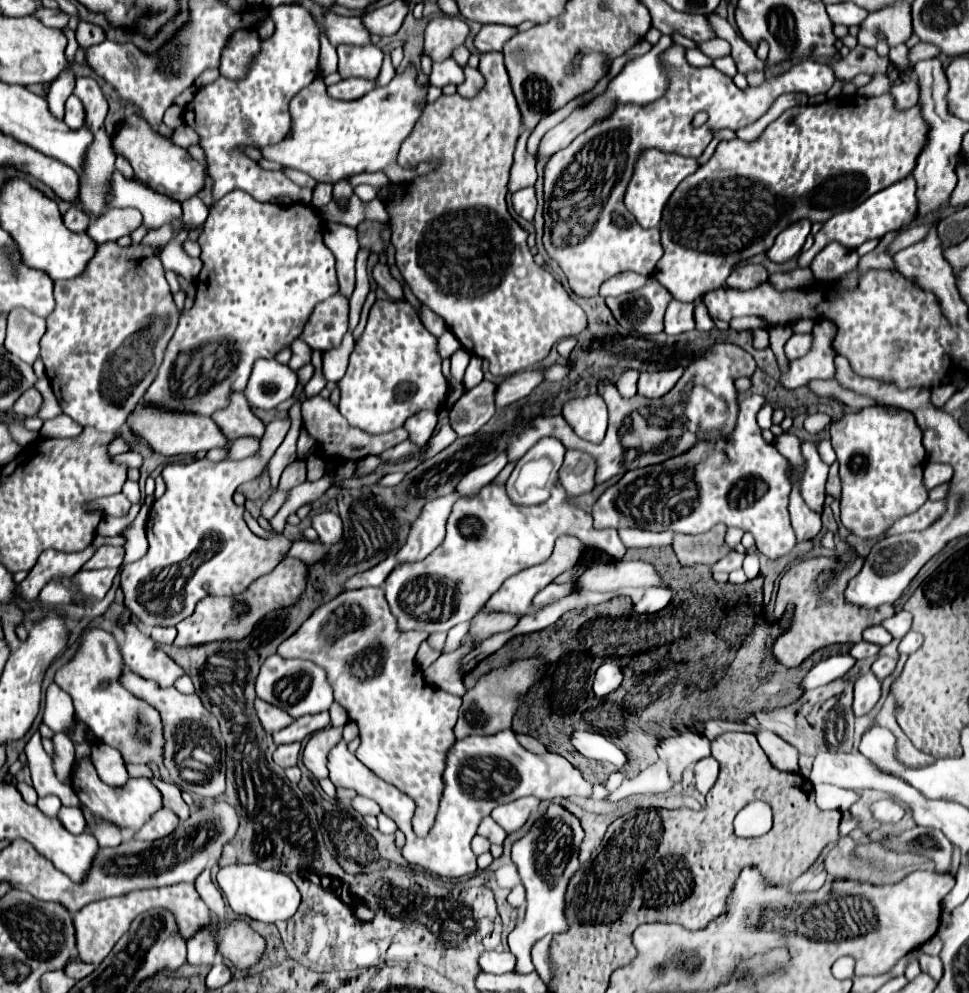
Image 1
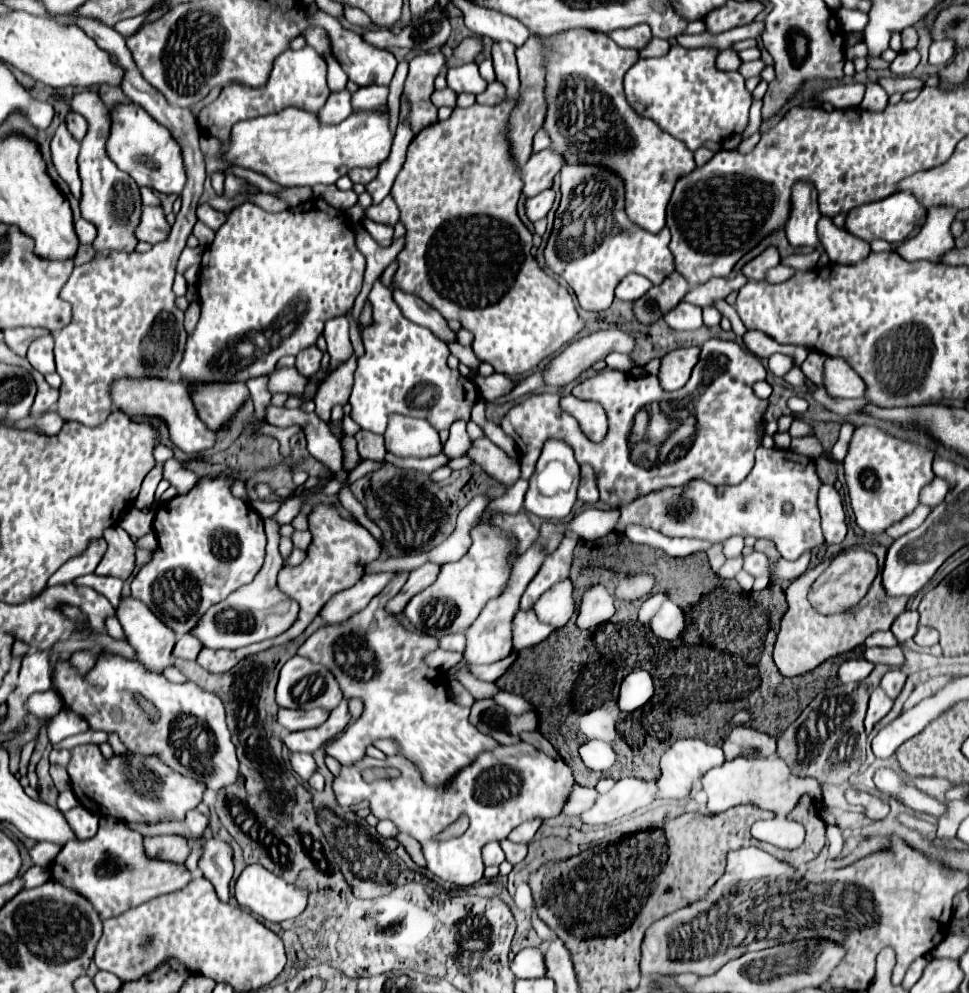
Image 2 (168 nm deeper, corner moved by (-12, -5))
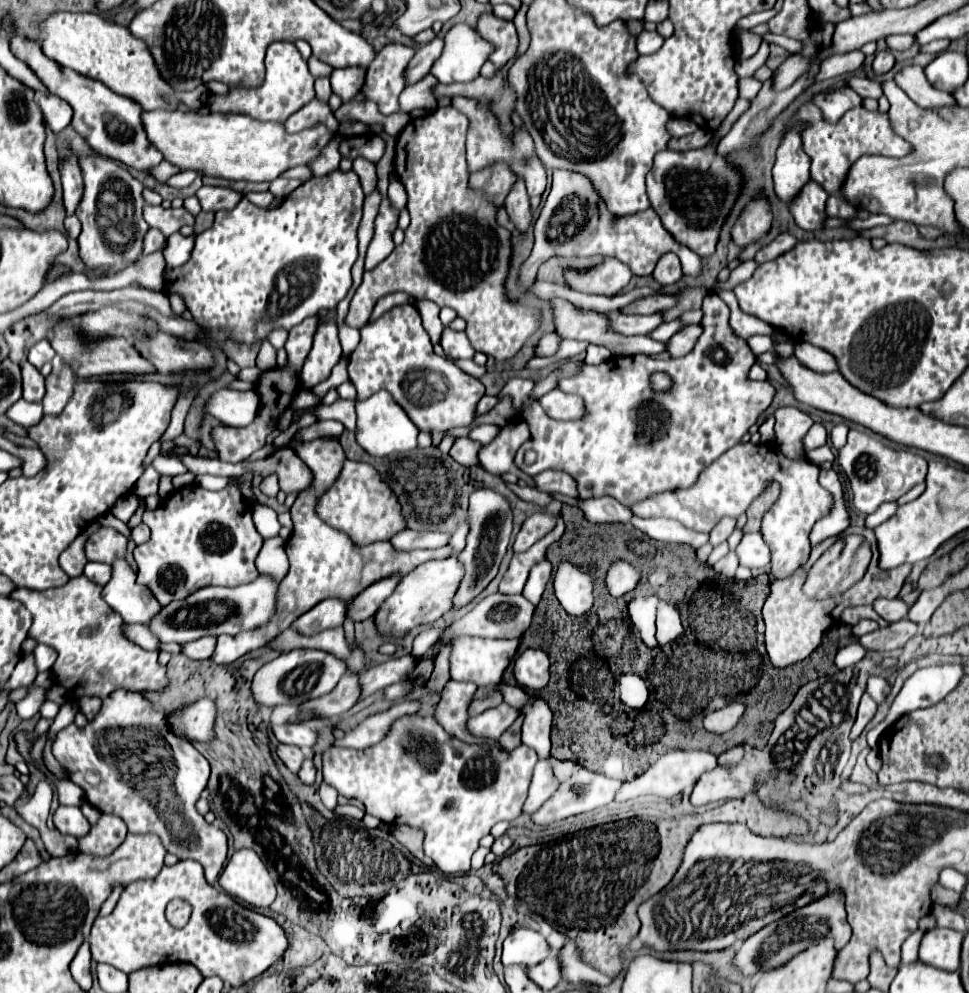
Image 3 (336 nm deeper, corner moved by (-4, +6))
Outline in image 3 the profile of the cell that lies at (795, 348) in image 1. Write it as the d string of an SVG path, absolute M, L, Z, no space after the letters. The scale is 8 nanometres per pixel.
M752 335L752 337L748 337L748 347L752 349L754 355L760 355L764 351L772 351L774 343L766 335Z

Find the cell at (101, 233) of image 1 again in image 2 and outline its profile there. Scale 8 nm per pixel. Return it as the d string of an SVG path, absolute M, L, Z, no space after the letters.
M144 206L142 216L140 216L140 224L134 230L136 240L156 244L160 240L166 240L168 232L170 232L170 226L166 224L162 208L160 206Z

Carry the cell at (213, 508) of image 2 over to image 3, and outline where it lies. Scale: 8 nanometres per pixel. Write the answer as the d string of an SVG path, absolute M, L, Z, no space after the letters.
M186 485L176 489L170 497L162 499L158 509L144 511L142 521L150 527L152 537L134 549L134 559L138 563L138 583L146 585L164 605L174 599L184 599L200 587L236 587L258 577L254 559L264 541L252 523L252 509L246 505L240 493L212 493L200 485Z

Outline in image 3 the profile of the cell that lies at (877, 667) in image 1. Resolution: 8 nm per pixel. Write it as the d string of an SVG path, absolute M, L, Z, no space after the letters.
M872 675L870 679L868 679L868 685L866 685L866 693L880 705L886 697L888 697L888 693L890 693L890 685L886 683L886 679L884 677L878 677L878 675Z

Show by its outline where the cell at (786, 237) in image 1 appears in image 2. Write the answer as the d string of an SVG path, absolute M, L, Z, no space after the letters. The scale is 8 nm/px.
M796 184L792 190L792 216L788 222L786 238L790 246L820 246L818 220L822 218L816 202L816 190L810 184Z

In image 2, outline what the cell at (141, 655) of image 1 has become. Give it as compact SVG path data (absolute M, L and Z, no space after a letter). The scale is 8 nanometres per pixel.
M122 598L120 602L120 608L116 612L122 628L124 628L124 636L126 636L126 642L136 650L136 656L138 656L138 662L148 668L150 672L164 672L166 668L170 668L174 664L174 658L172 658L172 648L176 644L176 634L166 628L164 624L160 624L160 620L156 620L156 616L152 616L150 608L146 604L140 604L140 600L136 598Z

